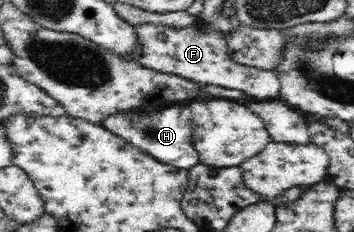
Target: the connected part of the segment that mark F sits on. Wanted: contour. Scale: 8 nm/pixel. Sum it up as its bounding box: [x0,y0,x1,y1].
[126,19,280,98]

